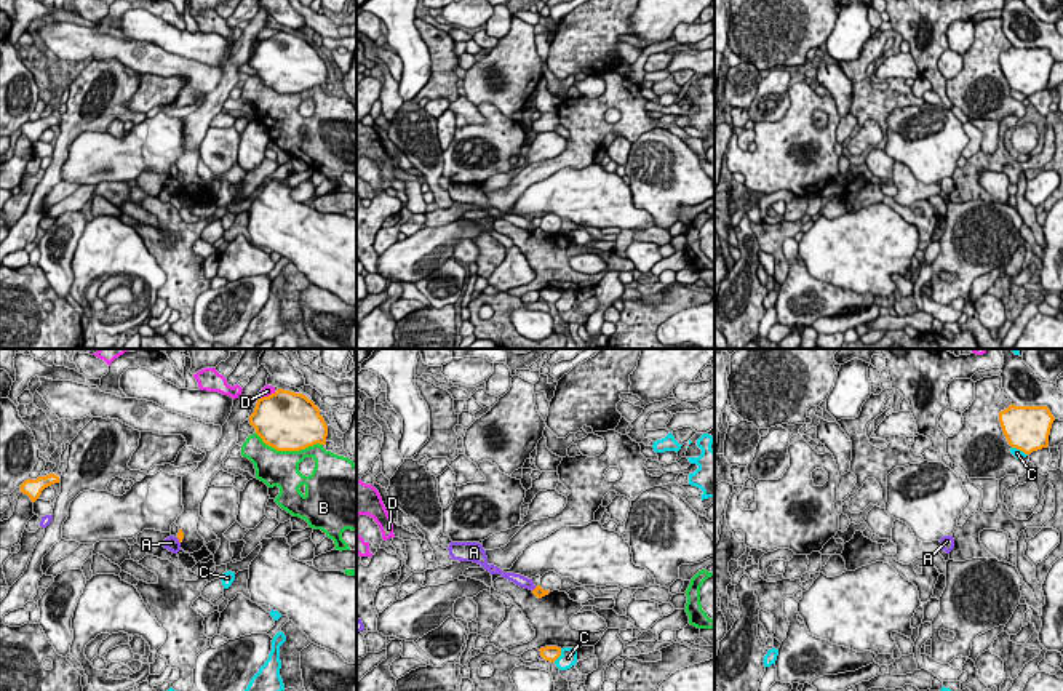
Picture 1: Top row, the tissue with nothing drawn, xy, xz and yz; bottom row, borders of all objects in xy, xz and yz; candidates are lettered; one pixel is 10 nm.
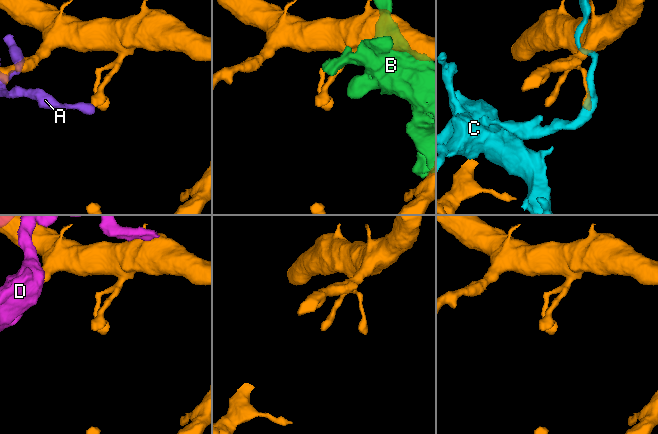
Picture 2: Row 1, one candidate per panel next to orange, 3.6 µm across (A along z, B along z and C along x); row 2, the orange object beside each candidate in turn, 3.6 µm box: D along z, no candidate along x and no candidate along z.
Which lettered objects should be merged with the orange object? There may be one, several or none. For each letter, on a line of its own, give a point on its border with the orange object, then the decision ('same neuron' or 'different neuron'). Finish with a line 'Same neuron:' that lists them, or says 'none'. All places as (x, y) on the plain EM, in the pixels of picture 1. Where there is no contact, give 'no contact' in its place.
A: contact xy (179, 183); different neuron
B: contact xy (288, 91); different neuron
C: contact xz (558, 298); different neuron
D: contact xy (269, 37); different neuron
Same neuron: none

